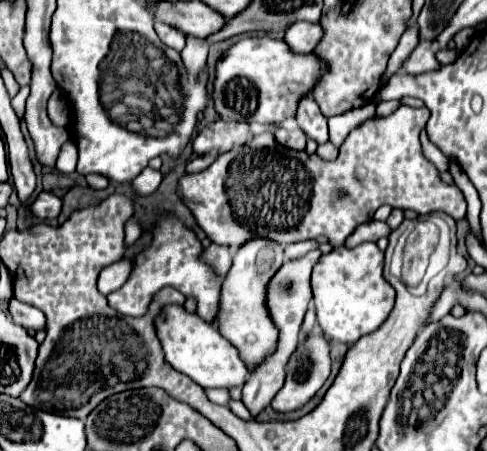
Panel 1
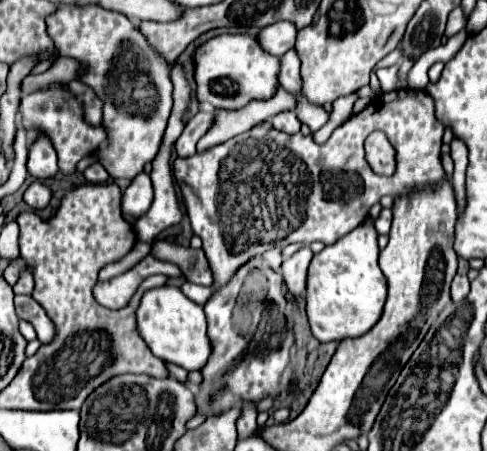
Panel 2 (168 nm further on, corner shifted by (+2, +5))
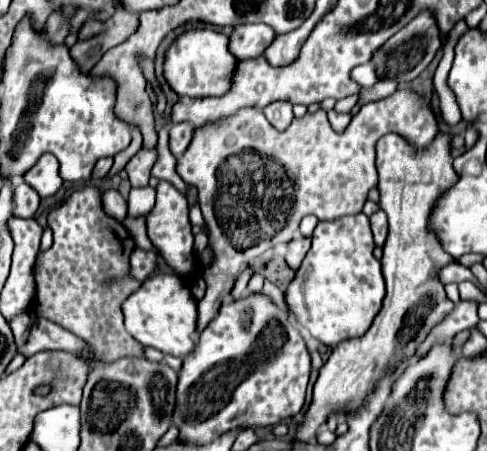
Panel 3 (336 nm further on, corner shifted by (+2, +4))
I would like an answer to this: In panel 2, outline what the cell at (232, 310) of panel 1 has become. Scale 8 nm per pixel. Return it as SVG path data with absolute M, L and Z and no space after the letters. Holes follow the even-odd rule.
M252 258L204 304L214 354L206 370L202 370L204 382L200 396L196 396L198 412L214 416L242 400L258 402L270 394L280 394L280 376L290 362L290 348L294 344L282 284L282 276L264 266L262 258Z

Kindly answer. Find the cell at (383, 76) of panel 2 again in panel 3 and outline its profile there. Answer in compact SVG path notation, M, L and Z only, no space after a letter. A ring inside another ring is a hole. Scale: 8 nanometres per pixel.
M366 63L366 65L358 65L352 69L352 77L356 83L360 83L362 87L370 87L378 81L378 75L374 75L374 65Z

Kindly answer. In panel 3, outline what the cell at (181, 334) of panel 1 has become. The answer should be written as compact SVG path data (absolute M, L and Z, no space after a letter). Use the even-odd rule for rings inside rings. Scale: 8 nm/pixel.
M152 275L142 283L138 291L134 291L124 303L124 327L128 333L142 345L154 347L162 353L174 355L174 357L186 357L196 341L196 301L190 295L190 287L184 279L178 275Z

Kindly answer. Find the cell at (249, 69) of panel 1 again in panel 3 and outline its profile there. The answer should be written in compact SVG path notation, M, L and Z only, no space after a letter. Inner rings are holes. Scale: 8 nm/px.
M190 29L180 33L174 43L168 47L166 55L164 55L164 79L168 81L168 85L172 87L172 91L176 91L180 97L206 97L206 95L222 95L228 91L230 87L230 75L236 67L236 59L234 55L230 55L228 51L228 37L212 31L212 29Z

